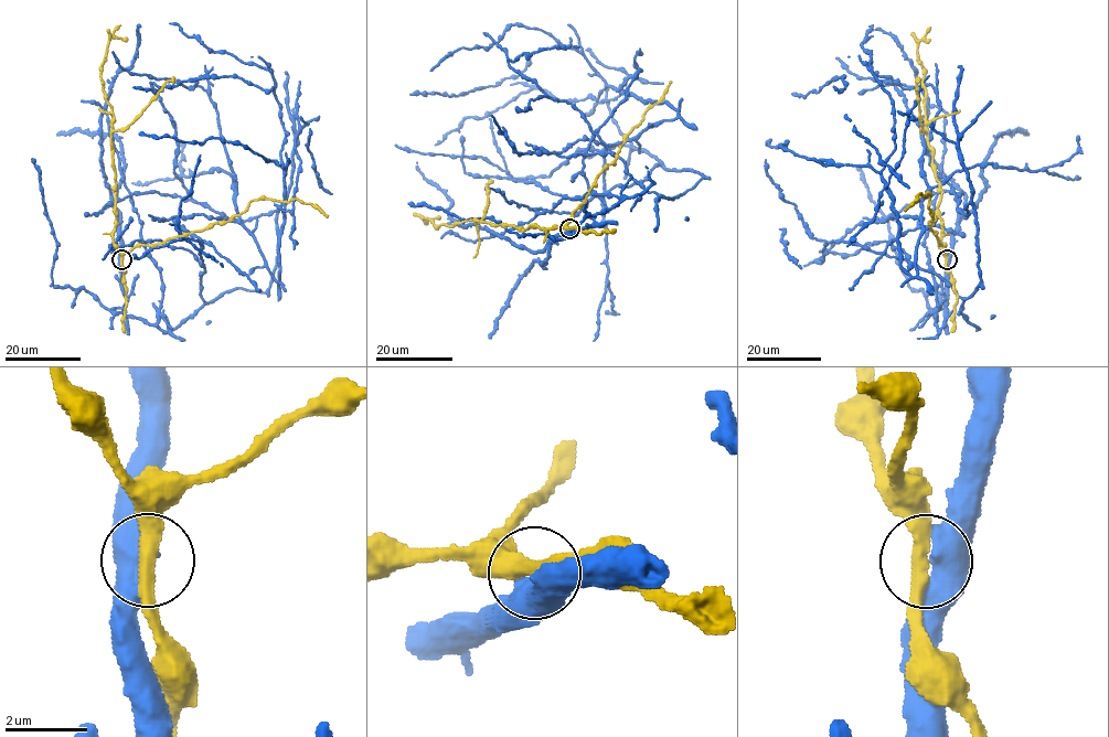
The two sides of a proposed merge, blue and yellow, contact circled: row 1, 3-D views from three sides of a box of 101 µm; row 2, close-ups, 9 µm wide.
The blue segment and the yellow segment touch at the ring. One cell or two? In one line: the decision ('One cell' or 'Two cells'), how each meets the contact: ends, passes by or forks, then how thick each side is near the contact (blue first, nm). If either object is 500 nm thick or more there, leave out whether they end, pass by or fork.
One cell. At the ring blue passes by. At the ring yellow passes by. Thickness 480 nm (blue) against 360 nm

